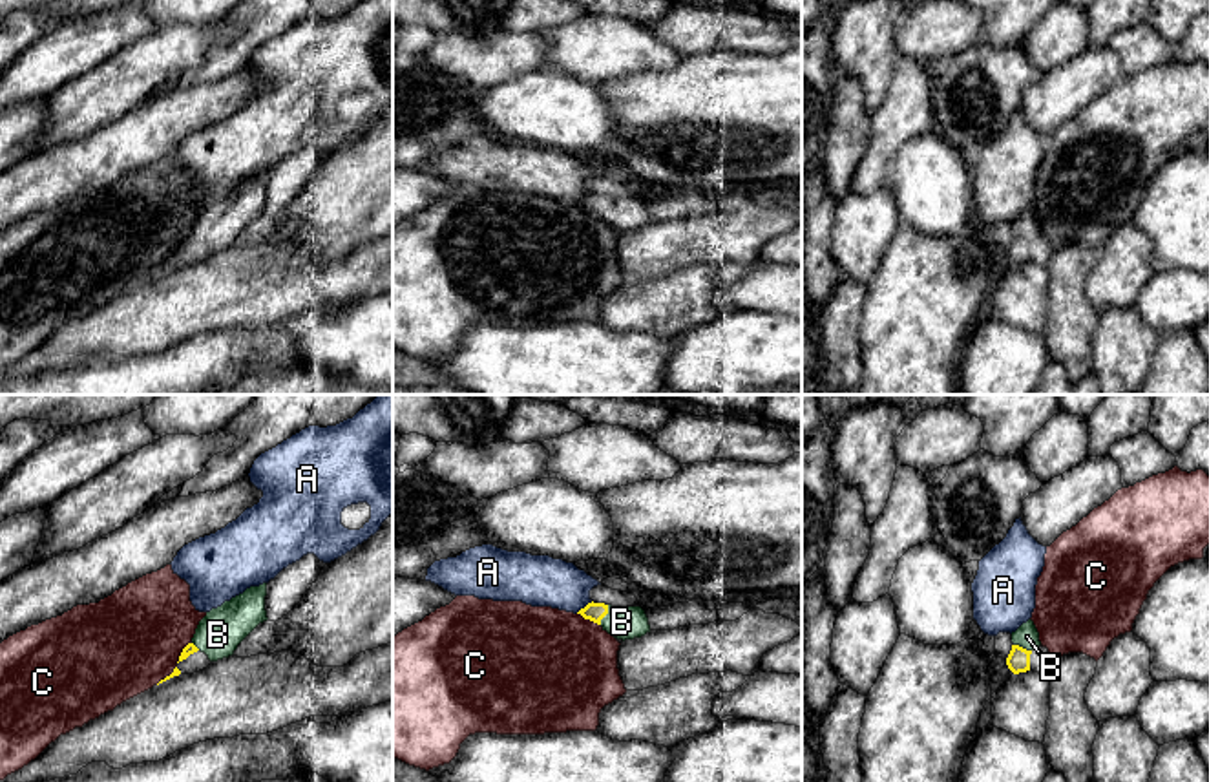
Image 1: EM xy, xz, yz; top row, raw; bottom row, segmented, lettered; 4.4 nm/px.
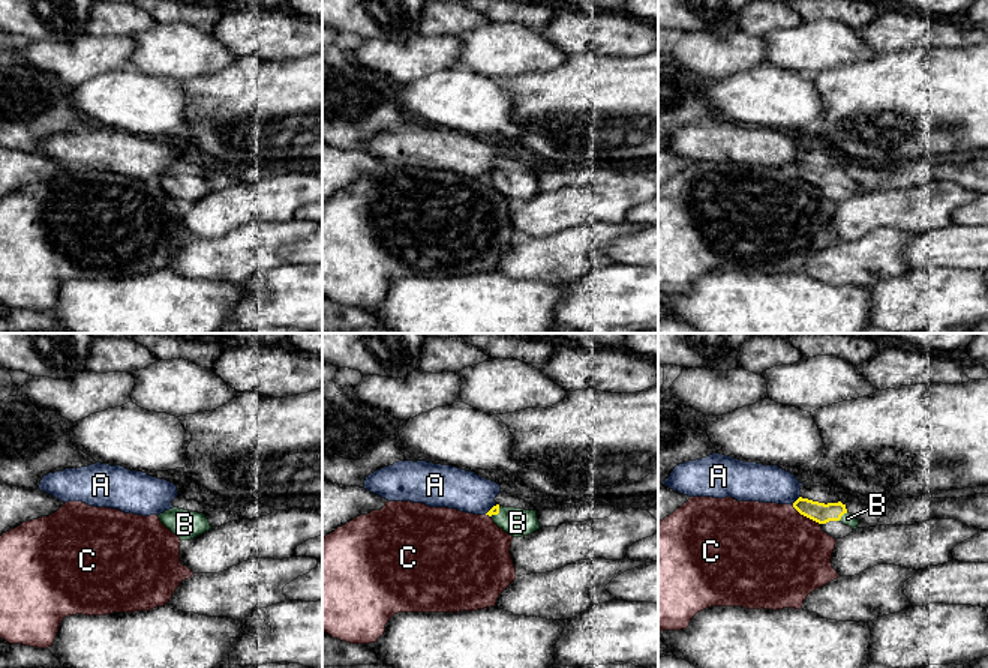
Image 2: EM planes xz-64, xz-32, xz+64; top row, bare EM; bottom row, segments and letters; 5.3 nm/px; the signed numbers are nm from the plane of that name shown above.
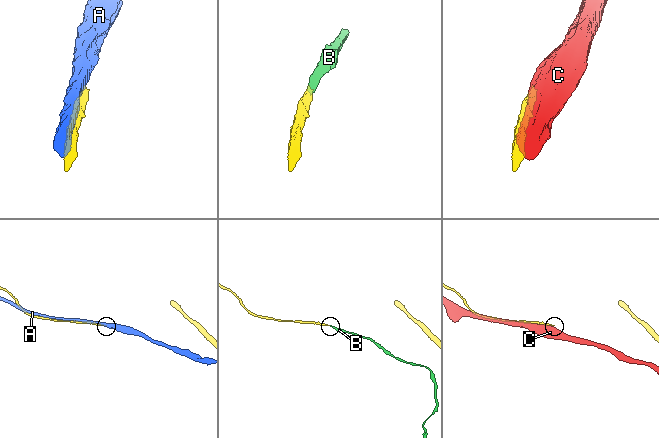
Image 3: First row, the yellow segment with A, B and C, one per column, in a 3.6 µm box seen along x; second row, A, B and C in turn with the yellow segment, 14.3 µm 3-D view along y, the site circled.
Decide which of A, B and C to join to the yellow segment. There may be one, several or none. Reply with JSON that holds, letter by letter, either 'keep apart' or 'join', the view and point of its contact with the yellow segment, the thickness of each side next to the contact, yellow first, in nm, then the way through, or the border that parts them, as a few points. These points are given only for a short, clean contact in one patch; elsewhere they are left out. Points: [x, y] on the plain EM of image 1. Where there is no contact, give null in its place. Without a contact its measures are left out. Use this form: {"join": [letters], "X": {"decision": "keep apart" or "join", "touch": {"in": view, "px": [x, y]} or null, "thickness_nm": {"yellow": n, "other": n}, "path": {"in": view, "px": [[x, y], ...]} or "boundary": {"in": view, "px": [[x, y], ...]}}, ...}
{"join": ["B"], "A": {"decision": "keep apart", "touch": {"in": "xz", "px": [585, 198]}, "thickness_nm": {"yellow": 80, "other": 220}}, "B": {"decision": "join", "touch": {"in": "xz", "px": [605, 205]}, "thickness_nm": {"yellow": 80, "other": 140}, "path": {"in": "xz", "px": [[592, 201], [605, 205], [621, 212]]}}, "C": {"decision": "keep apart", "touch": {"in": "xz", "px": [588, 209]}, "thickness_nm": {"yellow": 80, "other": 480}}}

